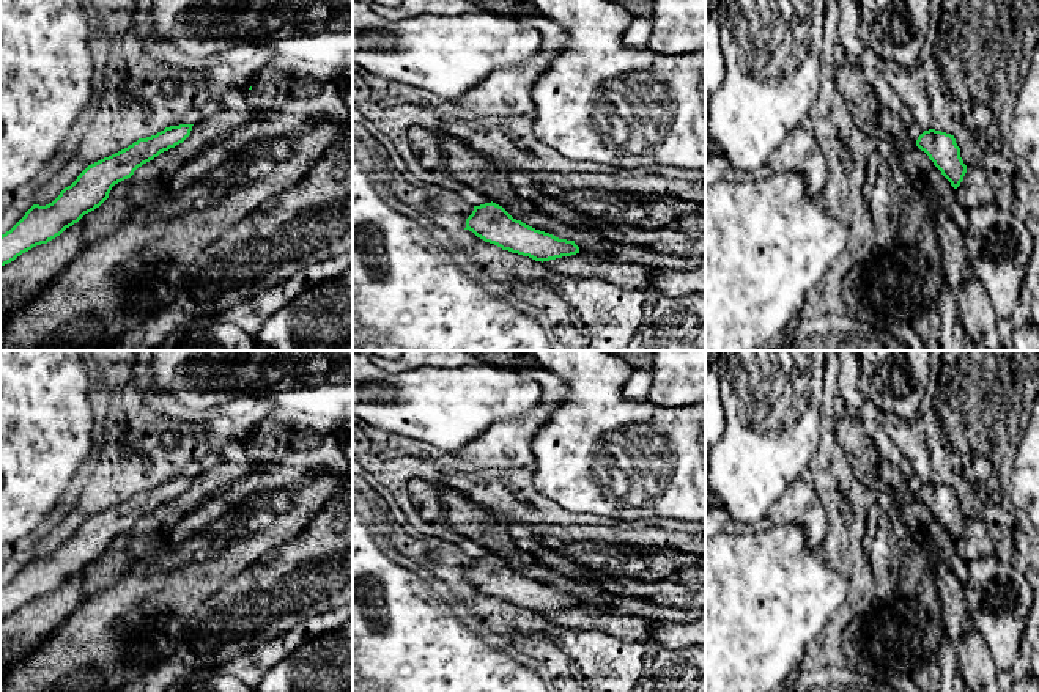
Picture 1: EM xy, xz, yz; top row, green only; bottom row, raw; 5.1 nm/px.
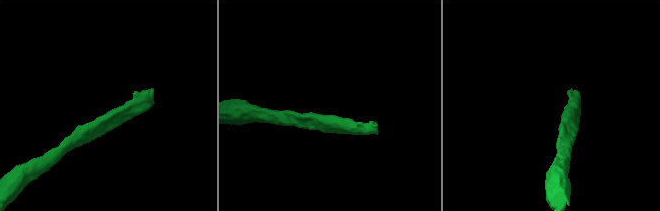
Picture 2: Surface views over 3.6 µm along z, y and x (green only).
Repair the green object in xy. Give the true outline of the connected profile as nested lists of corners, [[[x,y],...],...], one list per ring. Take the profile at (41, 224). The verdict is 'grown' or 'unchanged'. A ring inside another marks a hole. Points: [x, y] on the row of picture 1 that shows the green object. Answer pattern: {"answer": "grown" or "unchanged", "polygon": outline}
{"answer": "unchanged", "polygon": [[[194,124],[170,126],[156,135],[139,138],[128,148],[88,165],[49,204],[33,204],[25,215],[0,236],[0,267],[36,245],[47,244],[85,214],[99,208],[112,187],[134,175],[143,164],[183,143]]]}

